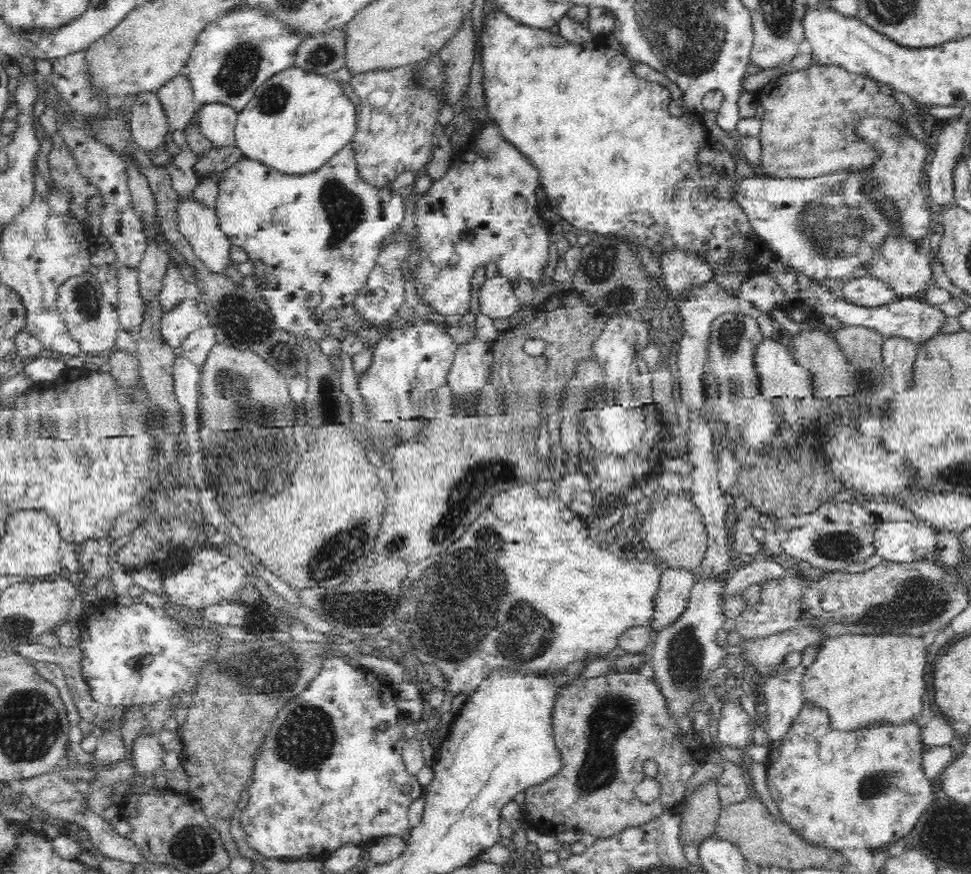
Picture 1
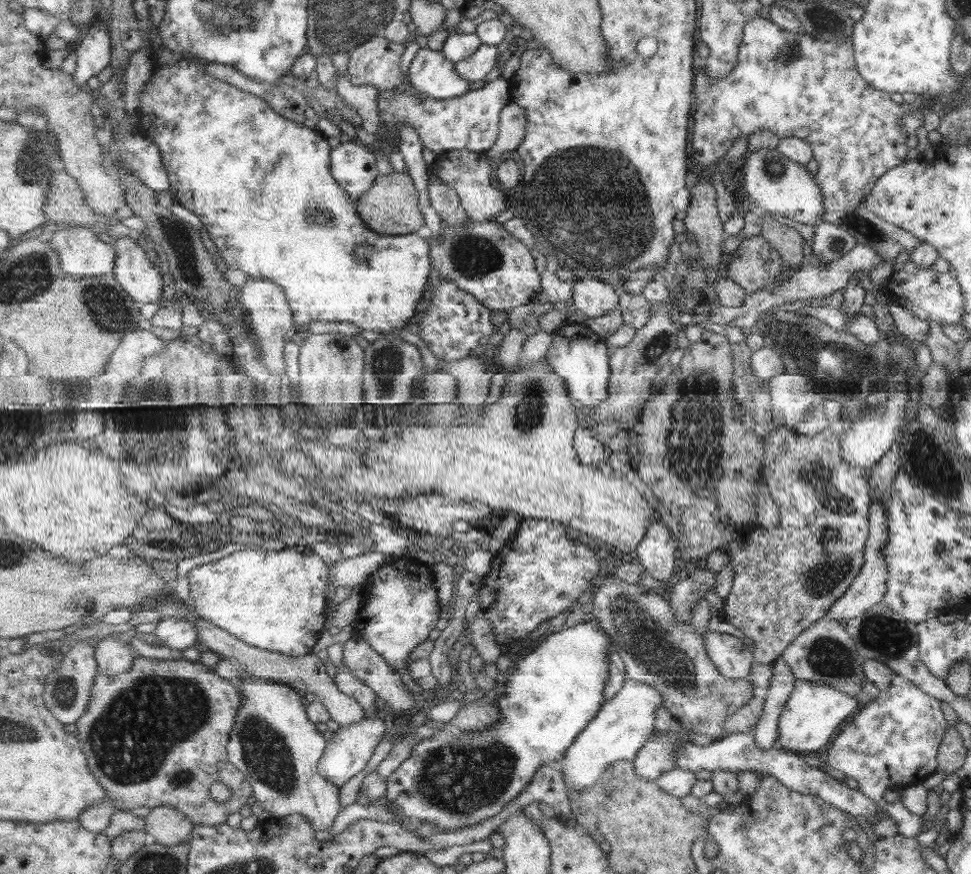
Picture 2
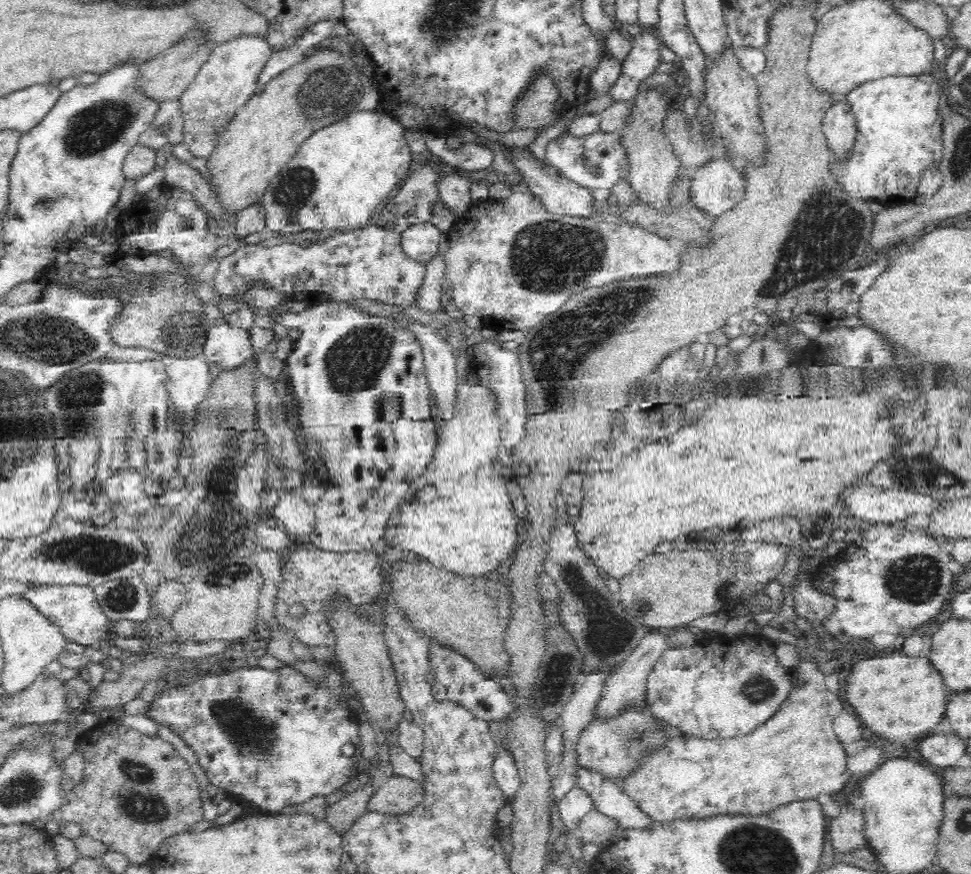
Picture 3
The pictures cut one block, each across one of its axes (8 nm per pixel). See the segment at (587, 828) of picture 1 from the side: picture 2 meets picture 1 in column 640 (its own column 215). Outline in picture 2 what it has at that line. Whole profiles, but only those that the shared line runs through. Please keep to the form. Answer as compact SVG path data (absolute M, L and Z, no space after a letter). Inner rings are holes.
M135 656L131 671L119 676L105 676L100 674L95 678L88 709L79 719L79 722L76 722L78 728L76 736L79 739L83 752L86 754L92 773L103 785L112 804L115 805L119 811L130 811L131 808L140 806L148 807L152 810L161 806L171 806L176 810L182 811L195 825L217 826L225 824L227 818L229 818L232 813L239 813L239 810L247 804L249 796L254 794L251 783L229 760L228 755L229 732L231 732L231 728L235 726L235 721L243 699L239 686L233 685L230 680L225 680L225 678L217 676L211 668L203 666L201 662L189 661L185 658L165 661L155 660L151 657ZM219 781L225 783L233 791L232 797L225 804L217 802L211 794L213 784Z

